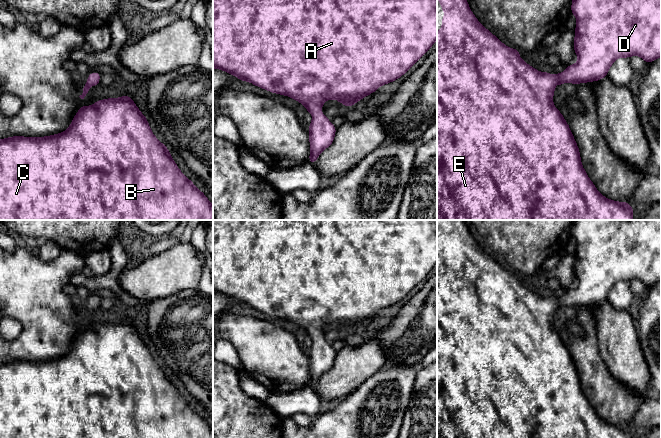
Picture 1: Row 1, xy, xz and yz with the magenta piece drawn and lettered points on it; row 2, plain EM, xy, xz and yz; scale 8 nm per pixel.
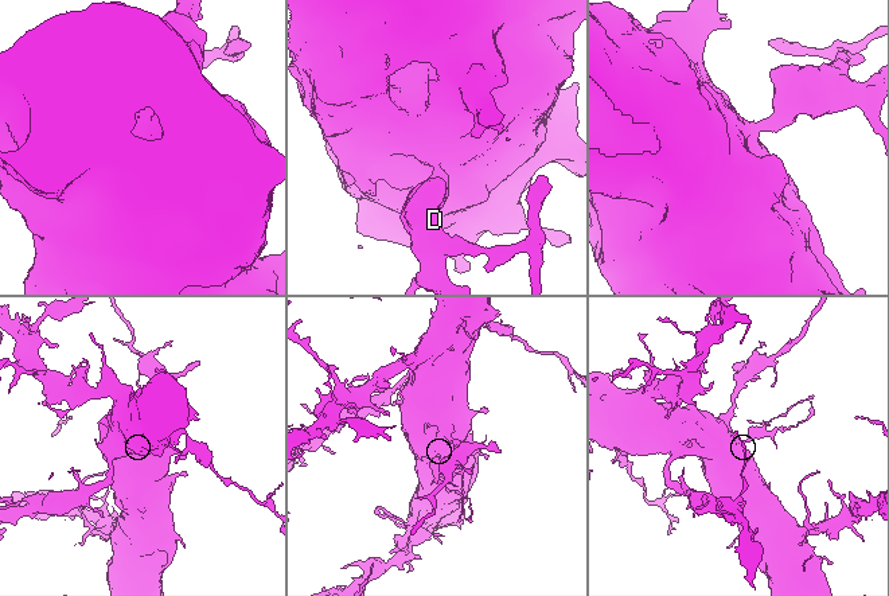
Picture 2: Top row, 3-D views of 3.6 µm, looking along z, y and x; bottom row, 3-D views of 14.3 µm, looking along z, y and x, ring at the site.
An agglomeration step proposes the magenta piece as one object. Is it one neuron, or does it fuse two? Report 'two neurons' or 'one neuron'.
one neuron

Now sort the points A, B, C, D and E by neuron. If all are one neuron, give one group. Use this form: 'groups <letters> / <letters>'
groups A B C D E

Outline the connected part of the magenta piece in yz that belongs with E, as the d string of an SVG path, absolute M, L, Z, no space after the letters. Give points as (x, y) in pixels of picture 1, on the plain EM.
M438 220L446 239L442 255L437 254L437 438L633 438L627 426L616 426L602 420L581 389L580 376L570 352L553 329L555 306L573 308L598 305L606 301L610 290L619 281L639 279L646 287L661 281L661 220L574 220L571 236L576 240L574 273L578 287L568 289L562 298L541 297L526 288L517 273L505 270L476 243L464 220Z

